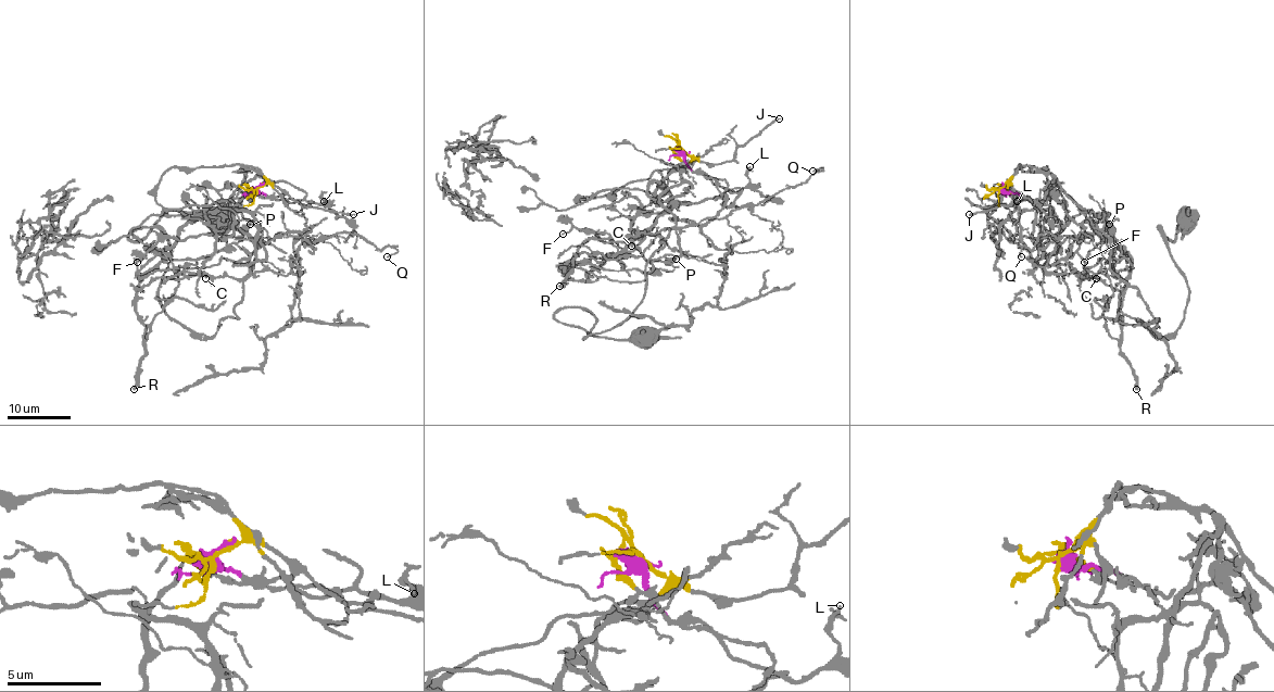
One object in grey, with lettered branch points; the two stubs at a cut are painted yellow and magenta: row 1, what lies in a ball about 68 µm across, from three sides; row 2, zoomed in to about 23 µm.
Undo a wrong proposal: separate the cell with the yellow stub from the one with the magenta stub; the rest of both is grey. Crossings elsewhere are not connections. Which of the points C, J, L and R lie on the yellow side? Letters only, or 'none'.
C, J, R

